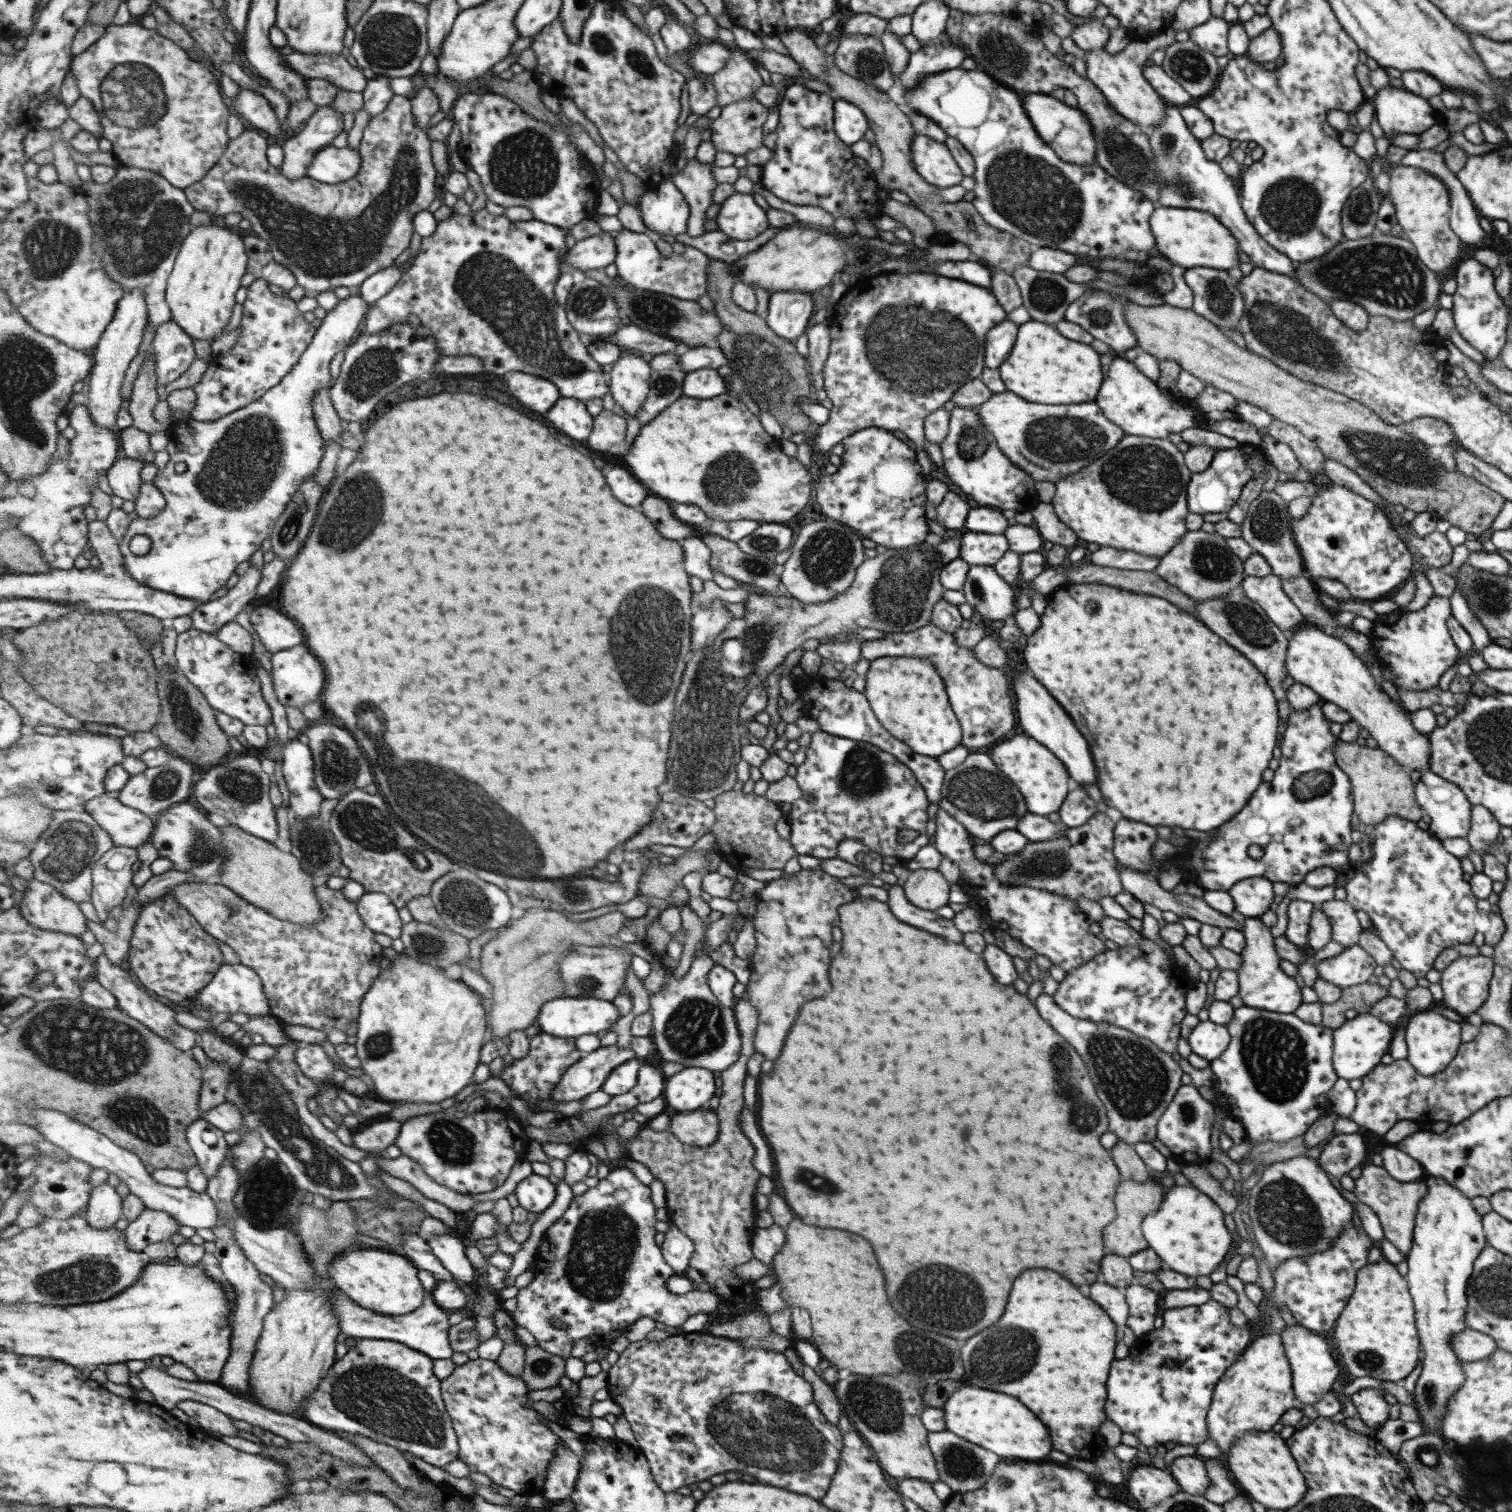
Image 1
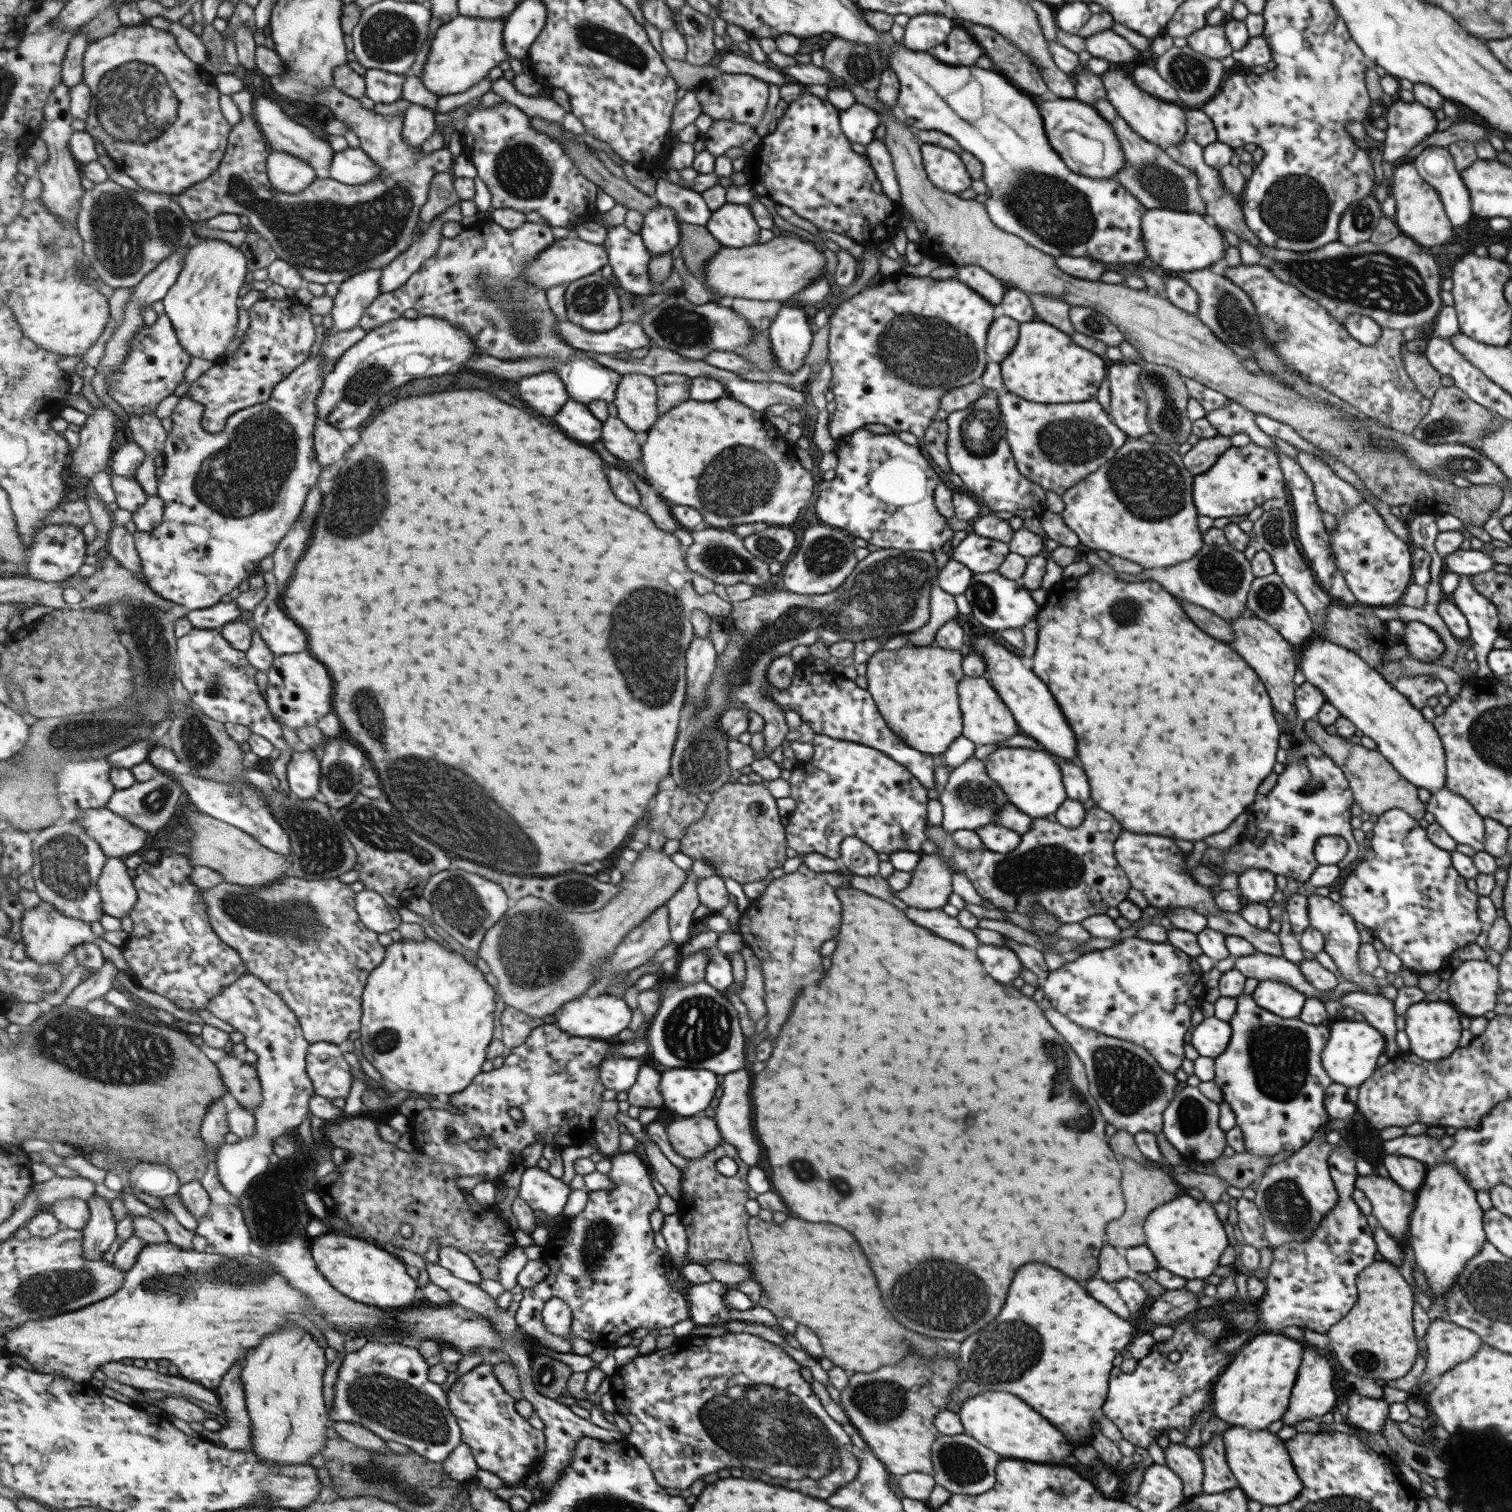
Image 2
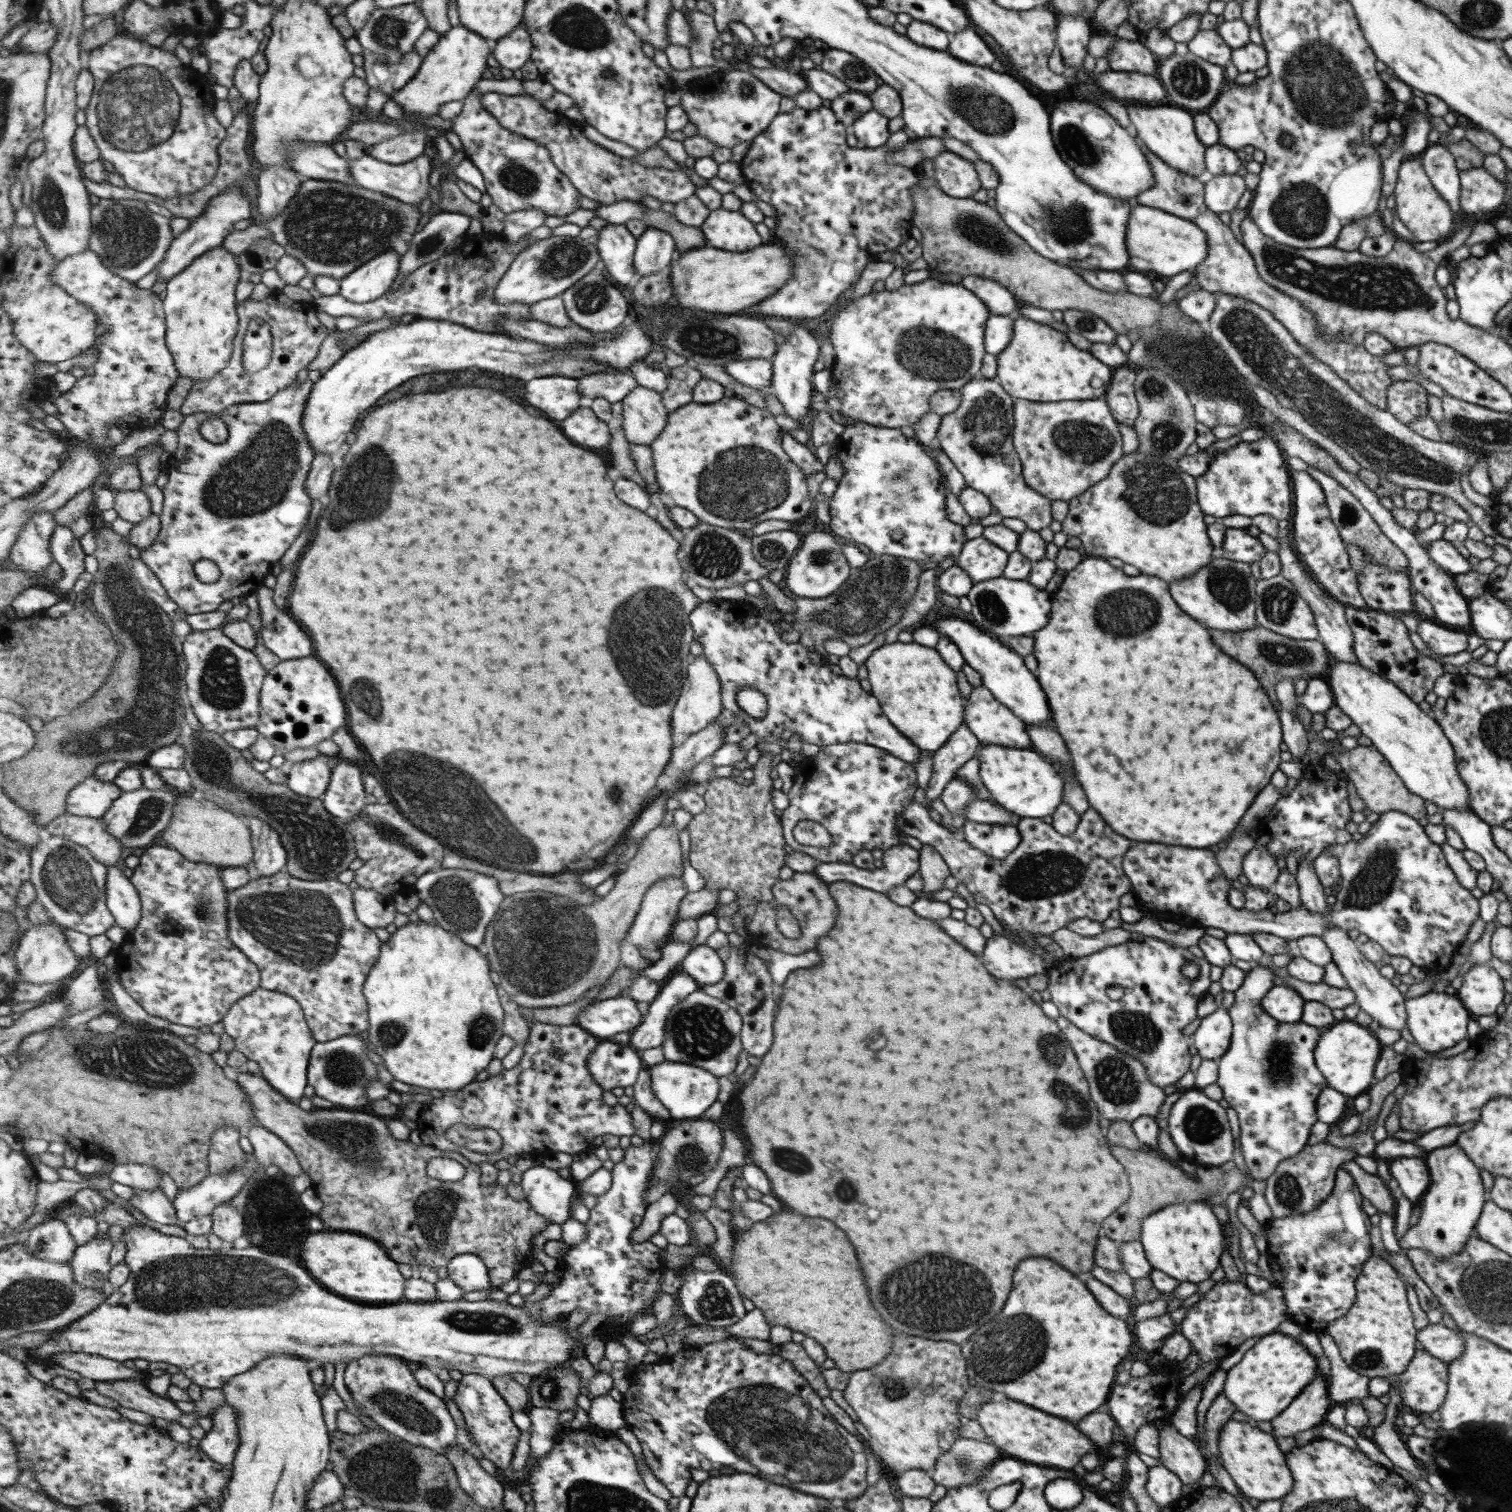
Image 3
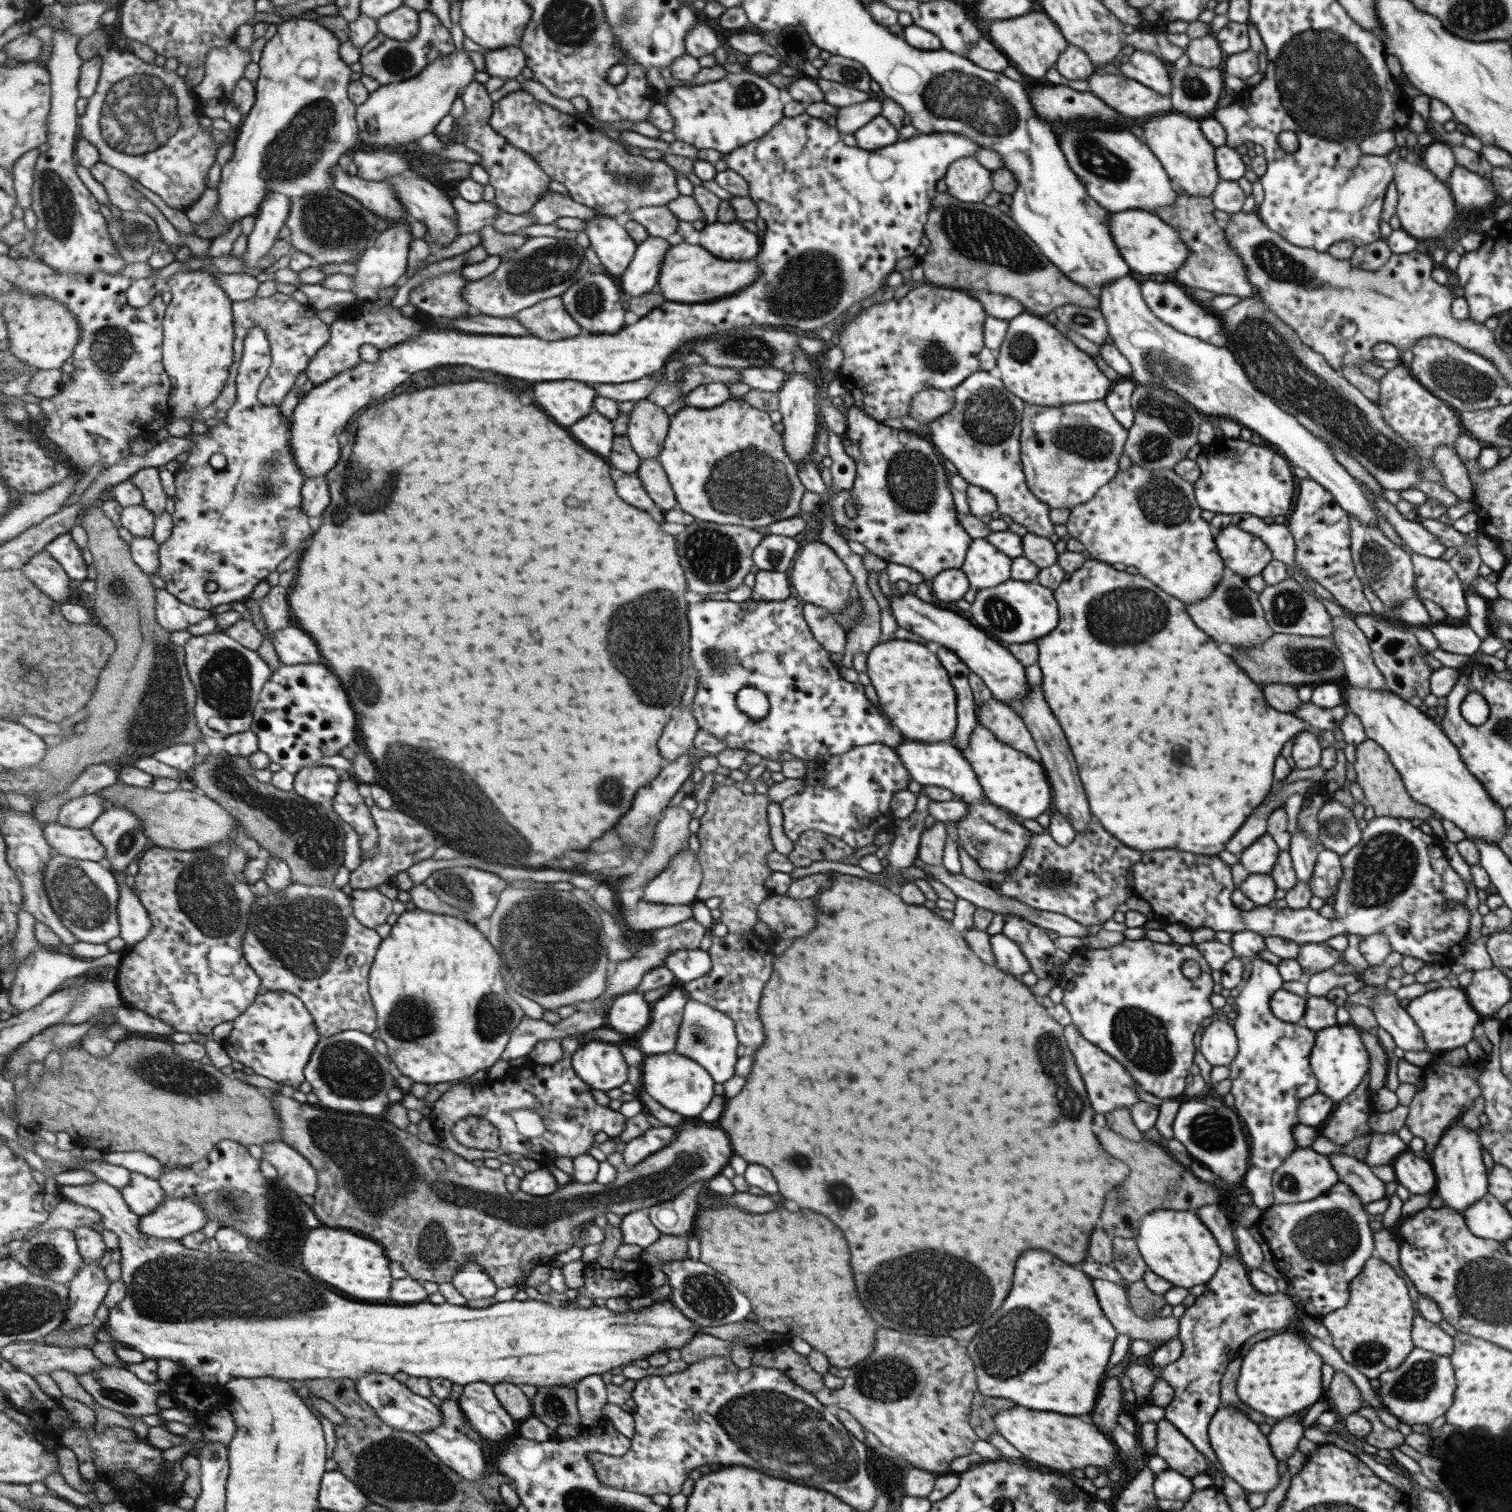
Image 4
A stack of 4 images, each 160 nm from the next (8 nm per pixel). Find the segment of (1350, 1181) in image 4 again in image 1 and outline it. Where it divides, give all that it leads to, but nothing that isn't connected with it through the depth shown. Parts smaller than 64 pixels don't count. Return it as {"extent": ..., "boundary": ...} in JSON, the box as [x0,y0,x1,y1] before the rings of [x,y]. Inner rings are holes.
{"extent":[1353,1165,1427,1254],"boundary":[[[1364,1165],[1361,1175],[1354,1180],[1353,1194],[1357,1200],[1368,1206],[1380,1222],[1384,1238],[1403,1254],[1409,1253],[1417,1203],[1427,1192],[1423,1179],[1409,1183],[1399,1183],[1387,1175],[1382,1167]]]}

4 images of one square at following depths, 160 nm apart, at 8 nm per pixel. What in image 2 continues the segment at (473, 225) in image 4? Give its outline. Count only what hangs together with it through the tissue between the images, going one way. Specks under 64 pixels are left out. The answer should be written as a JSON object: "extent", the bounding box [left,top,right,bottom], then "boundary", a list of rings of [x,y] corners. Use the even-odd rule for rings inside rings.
{"extent":[382,204,463,294],"boundary":[[[454,204],[433,220],[424,234],[416,239],[402,255],[383,268],[382,294],[399,290],[405,286],[413,274],[419,272],[425,261],[436,255],[443,240],[445,222],[460,223],[461,220],[463,220],[463,214],[461,214],[459,204]]]}

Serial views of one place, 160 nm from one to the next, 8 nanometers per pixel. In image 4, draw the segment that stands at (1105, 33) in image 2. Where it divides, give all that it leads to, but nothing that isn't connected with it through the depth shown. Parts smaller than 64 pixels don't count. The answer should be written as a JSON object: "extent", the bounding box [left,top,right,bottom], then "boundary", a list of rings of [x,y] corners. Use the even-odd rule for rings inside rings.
{"extent":[1118,50,1172,96],"boundary":[[[1135,50],[1118,63],[1120,73],[1136,80],[1161,96],[1169,95],[1172,86],[1165,66],[1153,53]]]}

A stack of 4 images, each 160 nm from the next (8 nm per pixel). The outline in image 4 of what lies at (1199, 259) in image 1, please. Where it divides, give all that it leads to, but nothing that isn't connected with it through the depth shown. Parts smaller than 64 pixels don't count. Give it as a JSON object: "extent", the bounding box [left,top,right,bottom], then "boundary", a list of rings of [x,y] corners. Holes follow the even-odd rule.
{"extent":[1107,211,1189,276],"boundary":[[[1124,211],[1111,213],[1107,222],[1110,237],[1115,240],[1115,246],[1121,258],[1133,272],[1139,274],[1169,274],[1171,276],[1181,268],[1189,254],[1188,248],[1177,236],[1177,231],[1167,225],[1155,214],[1146,211]]]}

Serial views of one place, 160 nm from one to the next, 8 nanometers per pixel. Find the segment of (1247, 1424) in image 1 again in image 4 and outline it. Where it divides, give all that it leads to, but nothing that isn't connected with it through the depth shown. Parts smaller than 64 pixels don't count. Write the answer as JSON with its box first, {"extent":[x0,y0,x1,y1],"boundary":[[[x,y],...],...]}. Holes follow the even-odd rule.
{"extent":[1234,1330,1324,1420],"boundary":[[[1295,1330],[1276,1332],[1251,1345],[1247,1354],[1241,1358],[1234,1390],[1239,1400],[1249,1408],[1257,1410],[1264,1417],[1279,1420],[1324,1398],[1321,1390],[1321,1364],[1321,1357]]]}

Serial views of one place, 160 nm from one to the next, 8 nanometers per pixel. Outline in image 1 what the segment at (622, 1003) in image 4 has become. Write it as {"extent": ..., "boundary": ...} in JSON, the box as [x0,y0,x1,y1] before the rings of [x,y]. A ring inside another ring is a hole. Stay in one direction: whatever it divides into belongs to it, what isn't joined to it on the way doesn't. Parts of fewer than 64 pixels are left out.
{"extent":[537,997,622,1038],"boundary":[[[559,997],[550,1000],[544,1004],[542,1014],[537,1020],[540,1032],[547,1031],[553,1036],[563,1038],[579,1038],[583,1034],[599,1034],[603,1030],[609,1030],[615,1026],[615,1022],[619,1022],[622,1014],[619,1012],[614,1001],[601,1000],[600,998],[589,997]]]}

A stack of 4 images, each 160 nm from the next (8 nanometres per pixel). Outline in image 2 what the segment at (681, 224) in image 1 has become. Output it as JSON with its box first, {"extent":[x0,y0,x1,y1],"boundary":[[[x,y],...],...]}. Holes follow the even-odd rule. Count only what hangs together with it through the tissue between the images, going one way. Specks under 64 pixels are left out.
{"extent":[642,204,682,256],"boundary":[[[664,204],[644,216],[642,237],[652,256],[667,254],[681,245],[682,228],[679,215]]]}

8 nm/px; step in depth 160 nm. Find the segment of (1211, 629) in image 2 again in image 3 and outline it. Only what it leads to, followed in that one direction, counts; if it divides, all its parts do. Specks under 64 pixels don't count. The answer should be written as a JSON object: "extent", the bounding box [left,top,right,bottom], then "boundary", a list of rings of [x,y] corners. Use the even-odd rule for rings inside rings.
{"extent":[1211,627,1331,708],"boundary":[[[1262,627],[1251,630],[1239,630],[1238,632],[1223,631],[1211,632],[1211,640],[1215,646],[1219,646],[1225,654],[1235,658],[1239,664],[1249,668],[1255,678],[1259,680],[1261,688],[1267,692],[1268,700],[1274,708],[1279,704],[1273,694],[1273,685],[1284,678],[1297,680],[1303,678],[1308,681],[1311,678],[1320,678],[1327,671],[1327,665],[1331,658],[1324,650],[1323,644],[1317,640],[1291,640],[1287,636],[1279,636]]]}

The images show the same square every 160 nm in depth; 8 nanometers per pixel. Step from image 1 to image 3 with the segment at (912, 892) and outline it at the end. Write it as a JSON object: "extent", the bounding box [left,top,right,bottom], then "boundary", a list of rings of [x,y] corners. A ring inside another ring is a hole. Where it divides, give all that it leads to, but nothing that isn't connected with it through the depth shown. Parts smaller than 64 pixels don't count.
{"extent":[917,844,950,899],"boundary":[[[922,844],[918,850],[918,873],[923,881],[923,889],[917,892],[917,898],[926,899],[920,893],[937,892],[943,889],[943,880],[950,875],[950,870],[941,855],[928,844]]]}

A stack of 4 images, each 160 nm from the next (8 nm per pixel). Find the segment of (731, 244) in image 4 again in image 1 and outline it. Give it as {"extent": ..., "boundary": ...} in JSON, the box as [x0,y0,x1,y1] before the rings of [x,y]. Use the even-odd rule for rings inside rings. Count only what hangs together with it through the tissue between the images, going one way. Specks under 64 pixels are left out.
{"extent":[716,193,770,240],"boundary":[[[736,193],[722,205],[716,218],[718,230],[730,239],[751,240],[770,227],[766,212],[753,201],[752,194]]]}

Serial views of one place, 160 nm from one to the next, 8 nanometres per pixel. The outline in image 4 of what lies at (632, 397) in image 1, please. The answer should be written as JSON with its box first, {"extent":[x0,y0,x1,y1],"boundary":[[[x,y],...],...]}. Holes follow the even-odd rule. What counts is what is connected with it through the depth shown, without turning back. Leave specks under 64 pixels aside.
{"extent":[628,398,671,458],"boundary":[[[644,398],[639,400],[636,409],[630,413],[628,435],[632,442],[632,451],[640,458],[658,458],[662,454],[667,436],[669,435],[671,414],[665,408],[661,408],[654,401]]]}

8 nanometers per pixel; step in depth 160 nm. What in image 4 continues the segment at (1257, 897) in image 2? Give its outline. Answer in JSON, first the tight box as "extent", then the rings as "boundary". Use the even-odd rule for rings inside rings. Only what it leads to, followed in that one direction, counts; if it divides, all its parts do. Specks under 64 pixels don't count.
{"extent":[1237,832,1278,874],"boundary":[[[1265,832],[1237,855],[1238,862],[1248,874],[1268,874],[1275,864],[1278,851],[1274,840]]]}

